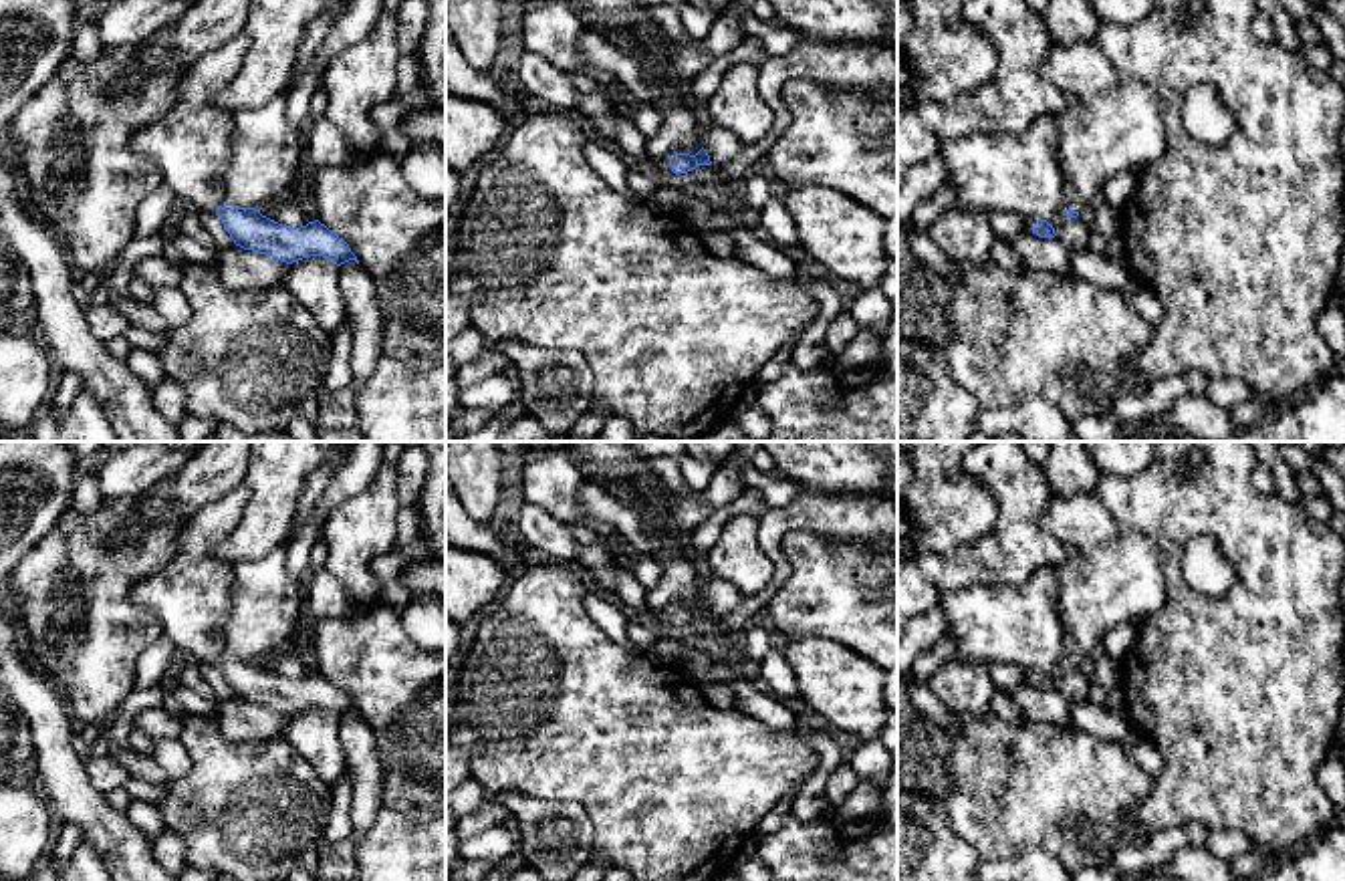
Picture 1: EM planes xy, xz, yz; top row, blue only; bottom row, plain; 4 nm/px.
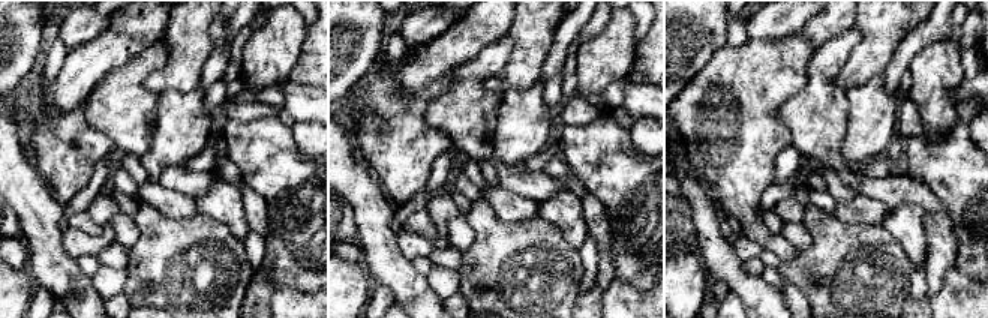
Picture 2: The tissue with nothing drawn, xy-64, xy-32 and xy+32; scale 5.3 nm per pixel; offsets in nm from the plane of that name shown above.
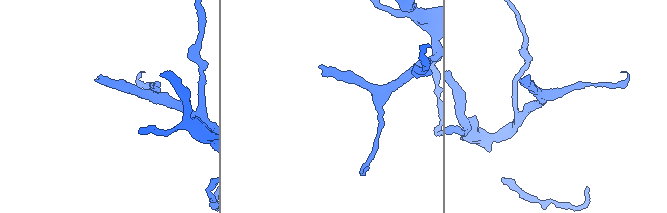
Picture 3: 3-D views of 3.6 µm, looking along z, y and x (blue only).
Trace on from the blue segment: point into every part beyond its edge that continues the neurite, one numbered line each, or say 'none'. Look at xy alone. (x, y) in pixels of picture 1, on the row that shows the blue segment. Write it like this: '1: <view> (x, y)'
1: xy (192, 144)

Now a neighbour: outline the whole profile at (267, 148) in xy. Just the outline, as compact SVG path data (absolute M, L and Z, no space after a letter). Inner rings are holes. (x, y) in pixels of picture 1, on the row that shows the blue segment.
M286 95L258 109L234 111L232 157L224 173L226 204L262 208L284 200L298 181L304 131L288 121Z

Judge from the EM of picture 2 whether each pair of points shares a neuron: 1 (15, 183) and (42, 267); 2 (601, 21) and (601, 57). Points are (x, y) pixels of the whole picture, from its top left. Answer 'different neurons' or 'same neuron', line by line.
1: same neuron
2: different neurons

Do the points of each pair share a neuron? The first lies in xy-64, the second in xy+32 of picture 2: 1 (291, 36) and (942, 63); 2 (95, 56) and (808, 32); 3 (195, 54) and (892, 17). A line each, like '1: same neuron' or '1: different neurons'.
1: same neuron
2: same neuron
3: same neuron

